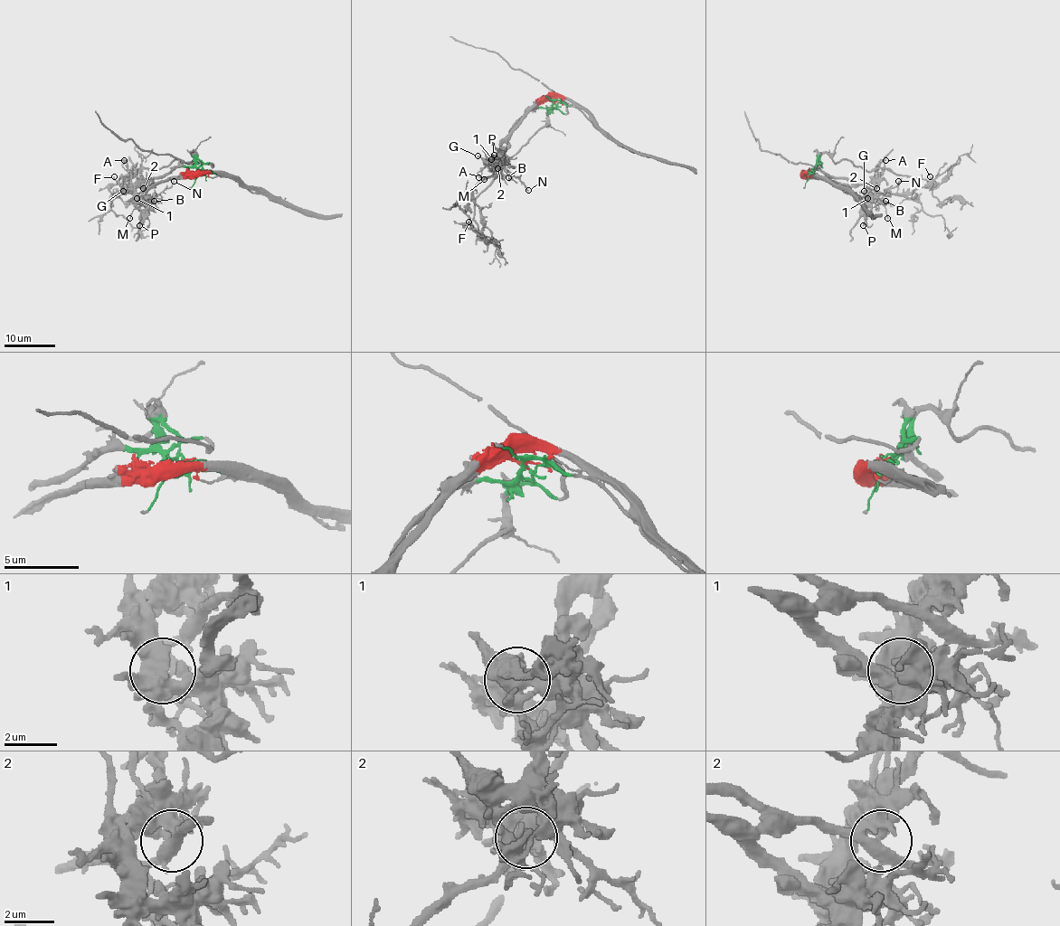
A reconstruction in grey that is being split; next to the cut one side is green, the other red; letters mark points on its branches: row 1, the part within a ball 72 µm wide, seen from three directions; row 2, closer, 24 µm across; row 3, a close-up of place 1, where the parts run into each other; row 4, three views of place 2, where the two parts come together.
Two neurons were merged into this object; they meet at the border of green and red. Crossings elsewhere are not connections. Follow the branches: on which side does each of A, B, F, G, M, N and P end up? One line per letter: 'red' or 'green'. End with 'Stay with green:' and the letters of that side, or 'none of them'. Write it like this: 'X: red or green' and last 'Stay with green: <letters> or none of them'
A: red
B: red
F: green
G: red
M: green
N: red
P: red
Stay with green: F, M

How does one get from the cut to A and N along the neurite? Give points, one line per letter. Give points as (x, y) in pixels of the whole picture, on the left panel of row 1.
A: (201, 171), (156, 183), (138, 201), (131, 182), (131, 171), (124, 160)
N: (201, 171), (156, 183), (146, 193), (147, 198), (169, 188), (175, 182)

